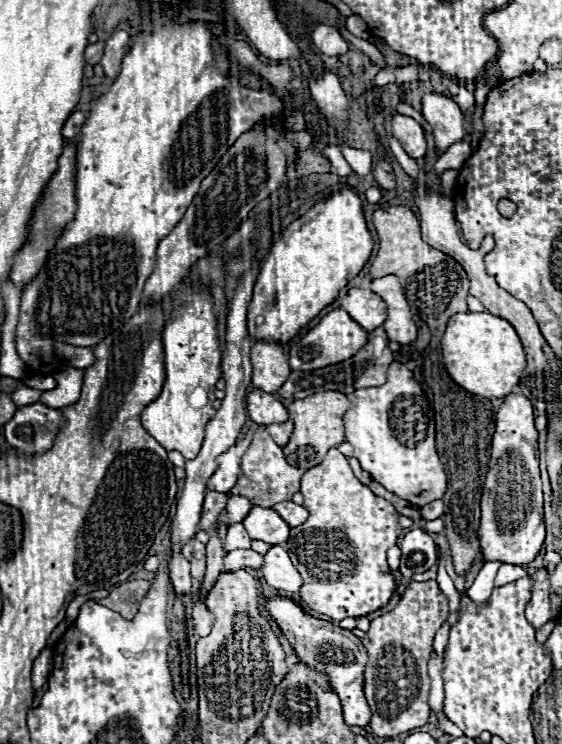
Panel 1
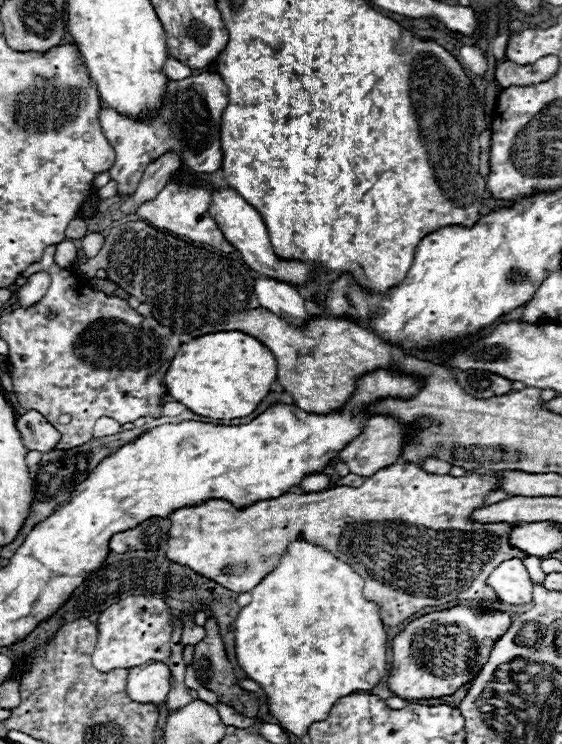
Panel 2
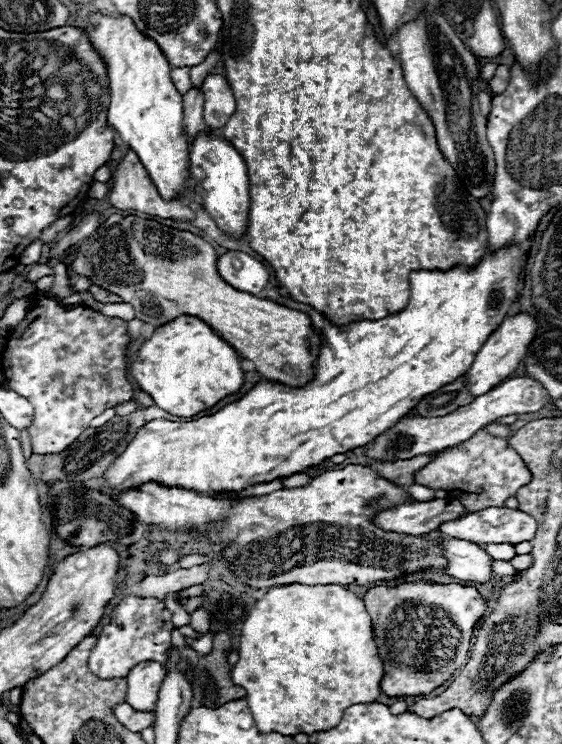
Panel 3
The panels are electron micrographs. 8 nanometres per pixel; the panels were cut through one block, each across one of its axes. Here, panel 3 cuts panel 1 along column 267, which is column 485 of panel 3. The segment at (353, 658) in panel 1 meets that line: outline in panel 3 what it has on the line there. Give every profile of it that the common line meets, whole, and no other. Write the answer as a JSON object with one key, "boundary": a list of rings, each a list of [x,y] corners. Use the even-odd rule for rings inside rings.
{"boundary":[[[424,580],[396,586],[372,586],[362,598],[384,664],[380,688],[386,696],[418,696],[444,684],[464,662],[470,650],[474,624],[486,604],[474,586],[428,584]]]}

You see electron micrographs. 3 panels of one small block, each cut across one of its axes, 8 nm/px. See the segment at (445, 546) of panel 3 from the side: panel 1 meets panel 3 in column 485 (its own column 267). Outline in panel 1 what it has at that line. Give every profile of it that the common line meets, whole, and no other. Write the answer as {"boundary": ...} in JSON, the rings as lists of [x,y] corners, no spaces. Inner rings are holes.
{"boundary":[[[270,546],[270,550],[264,554],[264,566],[260,568],[260,572],[264,580],[276,590],[288,590],[288,592],[300,590],[302,578],[282,546]]]}

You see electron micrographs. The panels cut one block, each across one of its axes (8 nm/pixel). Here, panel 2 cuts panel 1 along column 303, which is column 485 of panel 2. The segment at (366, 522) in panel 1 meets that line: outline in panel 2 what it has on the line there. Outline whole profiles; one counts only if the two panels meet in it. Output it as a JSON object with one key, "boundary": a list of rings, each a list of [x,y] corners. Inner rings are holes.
{"boundary":[[[394,464],[390,468],[382,468],[378,470],[376,474],[372,474],[370,478],[366,478],[366,482],[358,488],[352,488],[352,486],[338,486],[338,488],[328,488],[328,490],[322,490],[322,492],[310,492],[310,494],[296,494],[296,492],[286,492],[278,498],[270,498],[270,500],[258,500],[246,508],[236,508],[232,506],[230,502],[226,500],[206,500],[198,506],[182,506],[178,510],[174,510],[168,520],[172,522],[170,526],[170,540],[168,540],[168,550],[166,550],[166,556],[170,560],[178,560],[178,564],[186,564],[190,568],[194,568],[194,572],[222,584],[224,588],[230,588],[232,592],[250,592],[254,586],[258,586],[280,562],[280,558],[288,552],[288,546],[294,542],[294,540],[304,540],[304,542],[310,542],[310,544],[316,544],[324,550],[328,550],[334,558],[346,562],[352,566],[354,572],[358,572],[366,586],[364,586],[364,596],[366,600],[372,600],[378,604],[380,608],[380,616],[382,616],[382,622],[384,624],[390,624],[390,626],[398,626],[402,624],[406,618],[412,618],[414,612],[418,612],[420,608],[424,606],[438,606],[438,604],[446,604],[446,602],[452,602],[452,600],[478,600],[478,602],[498,602],[498,596],[494,594],[494,590],[490,586],[486,586],[486,576],[502,562],[502,560],[508,560],[508,558],[522,558],[526,556],[526,552],[520,552],[520,550],[514,550],[508,546],[508,532],[510,532],[510,526],[512,524],[476,524],[476,522],[470,522],[468,516],[474,508],[478,506],[484,506],[484,496],[492,490],[496,490],[496,484],[498,484],[498,478],[494,474],[490,476],[478,476],[478,474],[470,474],[470,476],[460,476],[460,478],[454,478],[450,474],[446,476],[436,476],[436,474],[426,474],[420,466],[416,464]]]}

